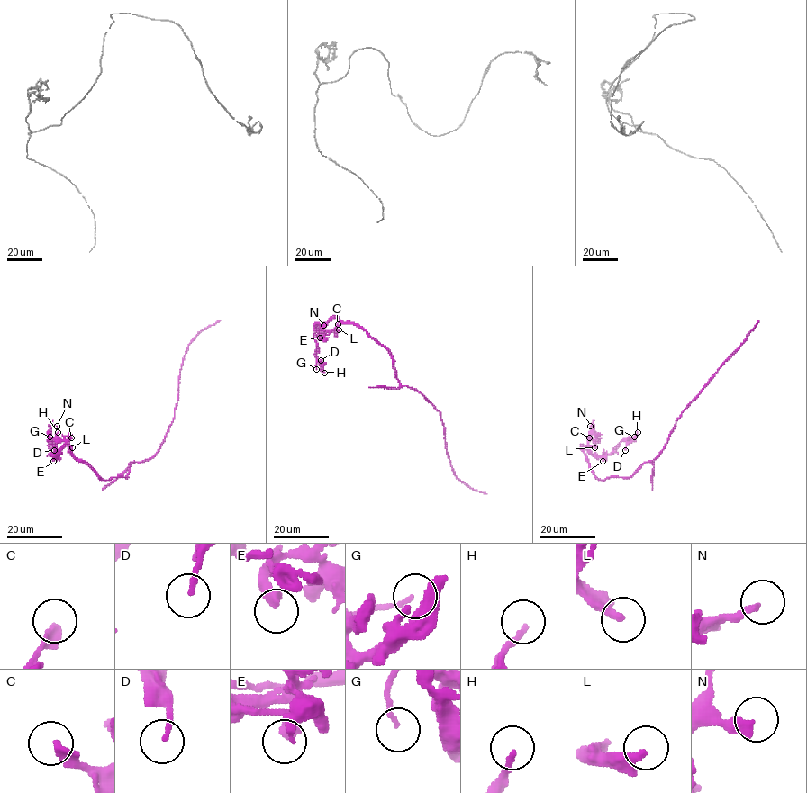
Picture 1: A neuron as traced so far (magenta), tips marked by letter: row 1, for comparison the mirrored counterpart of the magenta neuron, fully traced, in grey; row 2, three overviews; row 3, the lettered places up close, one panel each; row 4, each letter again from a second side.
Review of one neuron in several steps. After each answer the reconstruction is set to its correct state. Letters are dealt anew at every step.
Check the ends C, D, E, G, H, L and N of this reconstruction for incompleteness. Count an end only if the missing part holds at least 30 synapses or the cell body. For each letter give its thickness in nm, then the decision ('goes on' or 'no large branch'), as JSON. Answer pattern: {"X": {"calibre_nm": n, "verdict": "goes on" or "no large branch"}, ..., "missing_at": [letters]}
{"C": {"calibre_nm": 320, "verdict": "no large branch"}, "D": {"calibre_nm": 170, "verdict": "no large branch"}, "E": {"calibre_nm": 420, "verdict": "no large branch"}, "G": {"calibre_nm": 120, "verdict": "no large branch"}, "H": {"calibre_nm": 190, "verdict": "no large branch"}, "L": {"calibre_nm": 320, "verdict": "no large branch"}, "N": {"calibre_nm": 280, "verdict": "no large branch"}, "missing_at": []}

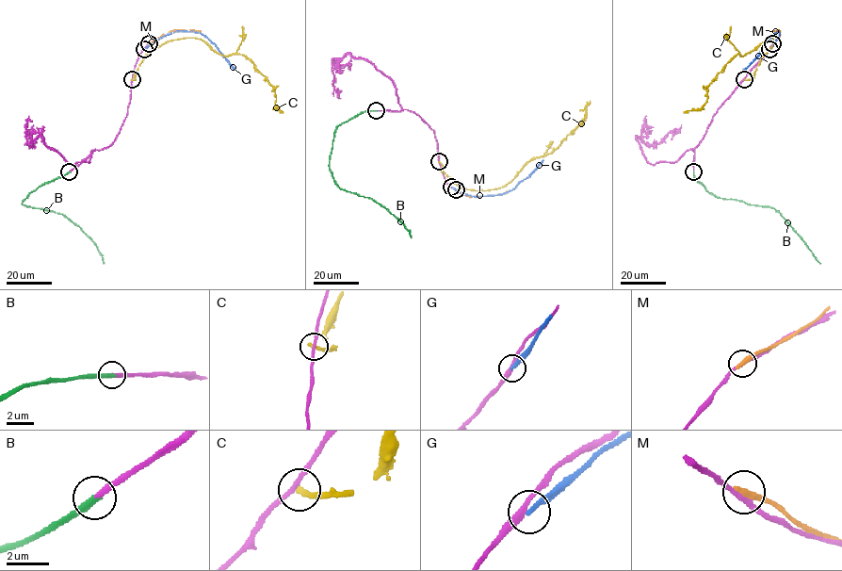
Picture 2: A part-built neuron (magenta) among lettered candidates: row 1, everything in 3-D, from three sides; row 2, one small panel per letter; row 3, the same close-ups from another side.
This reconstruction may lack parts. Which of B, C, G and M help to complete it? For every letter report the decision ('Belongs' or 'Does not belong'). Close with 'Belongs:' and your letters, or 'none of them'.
B: Belongs
C: Does not belong
G: Does not belong
M: Does not belong
Belongs: B

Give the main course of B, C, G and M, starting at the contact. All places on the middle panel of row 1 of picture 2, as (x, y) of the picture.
B: (376, 110), (362, 112), (337, 126), (330, 171), (341, 188), (371, 198), (383, 206), (409, 231), (411, 237)
C: (439, 161), (446, 175), (463, 188), (500, 187), (528, 161), (552, 152), (583, 124), (586, 106), (590, 101)
G: (452, 187), (478, 197), (505, 194), (529, 175), (543, 159)
M: (456, 189), (476, 197), (508, 191)

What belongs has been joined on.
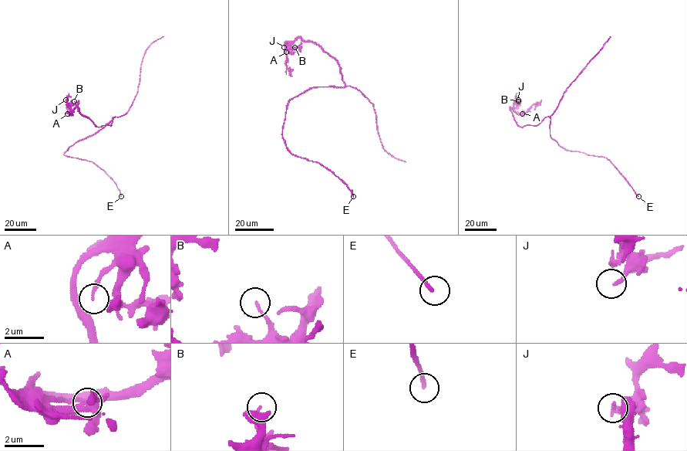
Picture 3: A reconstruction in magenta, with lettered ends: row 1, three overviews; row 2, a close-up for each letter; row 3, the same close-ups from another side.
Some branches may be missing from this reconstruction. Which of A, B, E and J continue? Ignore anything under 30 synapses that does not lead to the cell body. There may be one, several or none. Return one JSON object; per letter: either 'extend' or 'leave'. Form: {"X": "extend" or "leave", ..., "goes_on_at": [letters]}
{"A": "leave", "B": "leave", "E": "leave", "J": "leave", "goes_on_at": []}

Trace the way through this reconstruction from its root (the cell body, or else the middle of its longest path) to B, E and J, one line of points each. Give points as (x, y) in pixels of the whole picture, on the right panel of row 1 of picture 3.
B: (550, 136), (549, 116), (537, 125), (518, 125), (510, 108), (513, 110), (518, 101)
E: (550, 136), (567, 150), (608, 159), (638, 196)
J: (550, 136), (549, 116), (537, 125), (518, 125), (510, 108), (513, 110), (513, 101), (518, 100)

